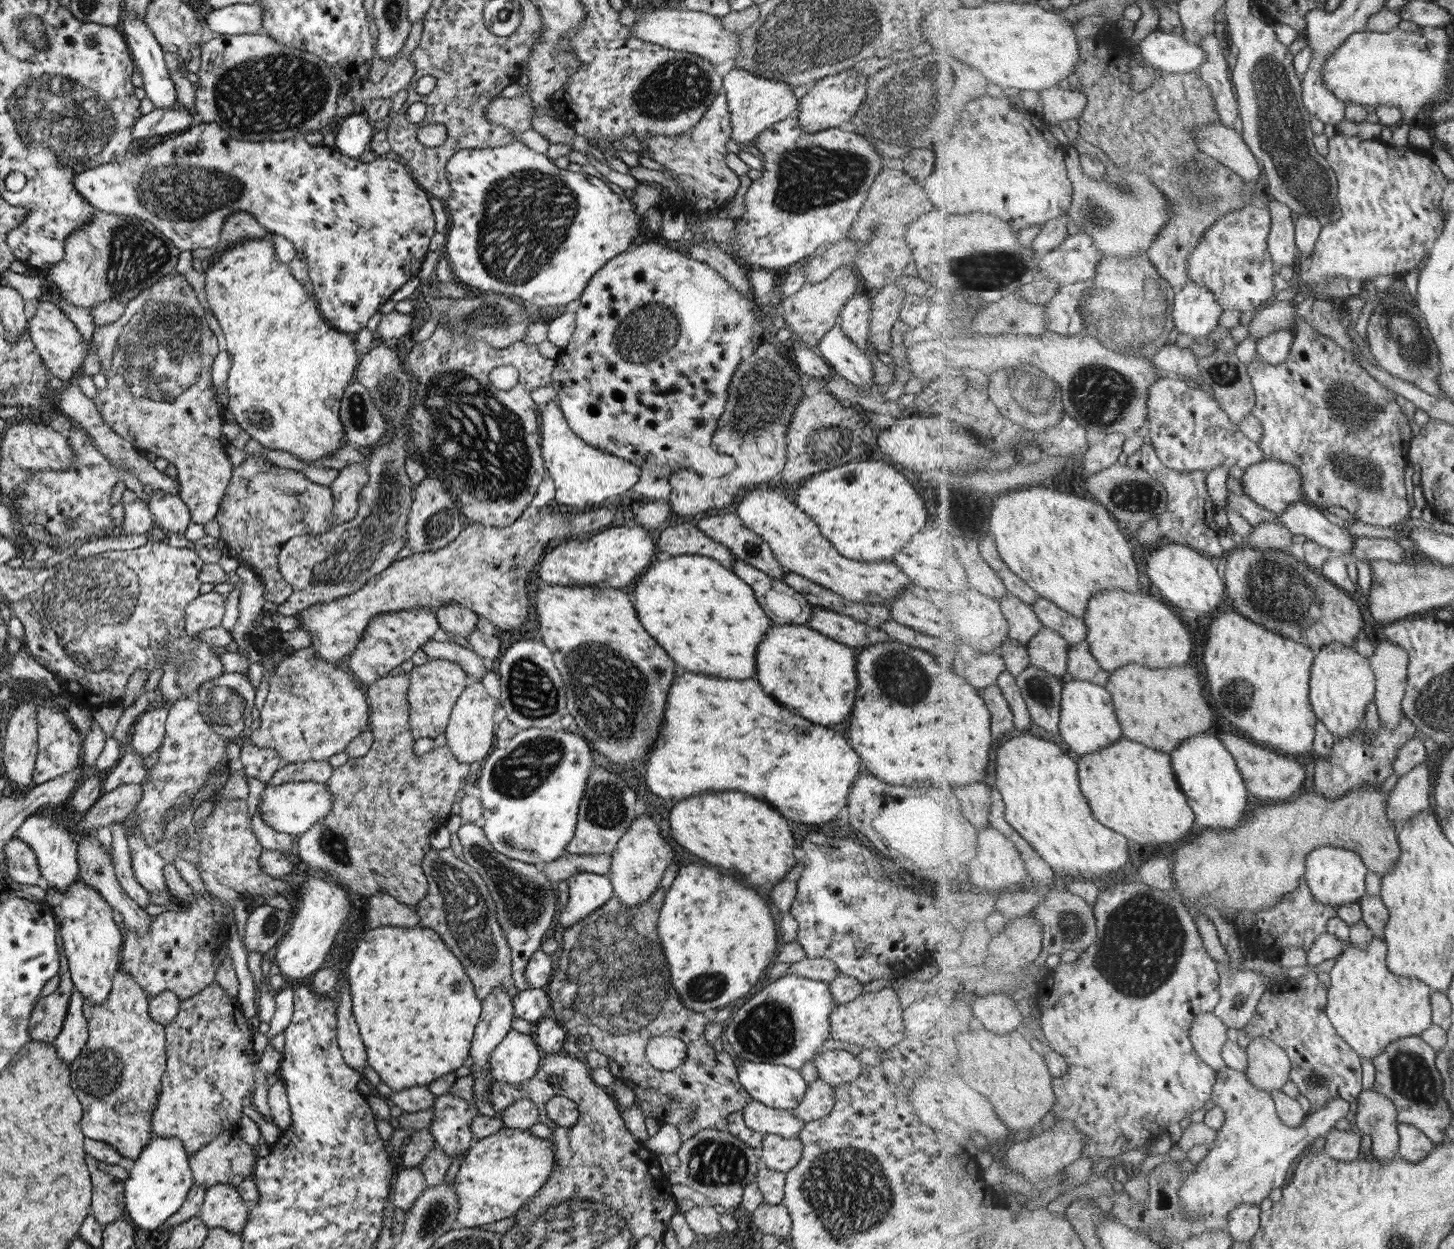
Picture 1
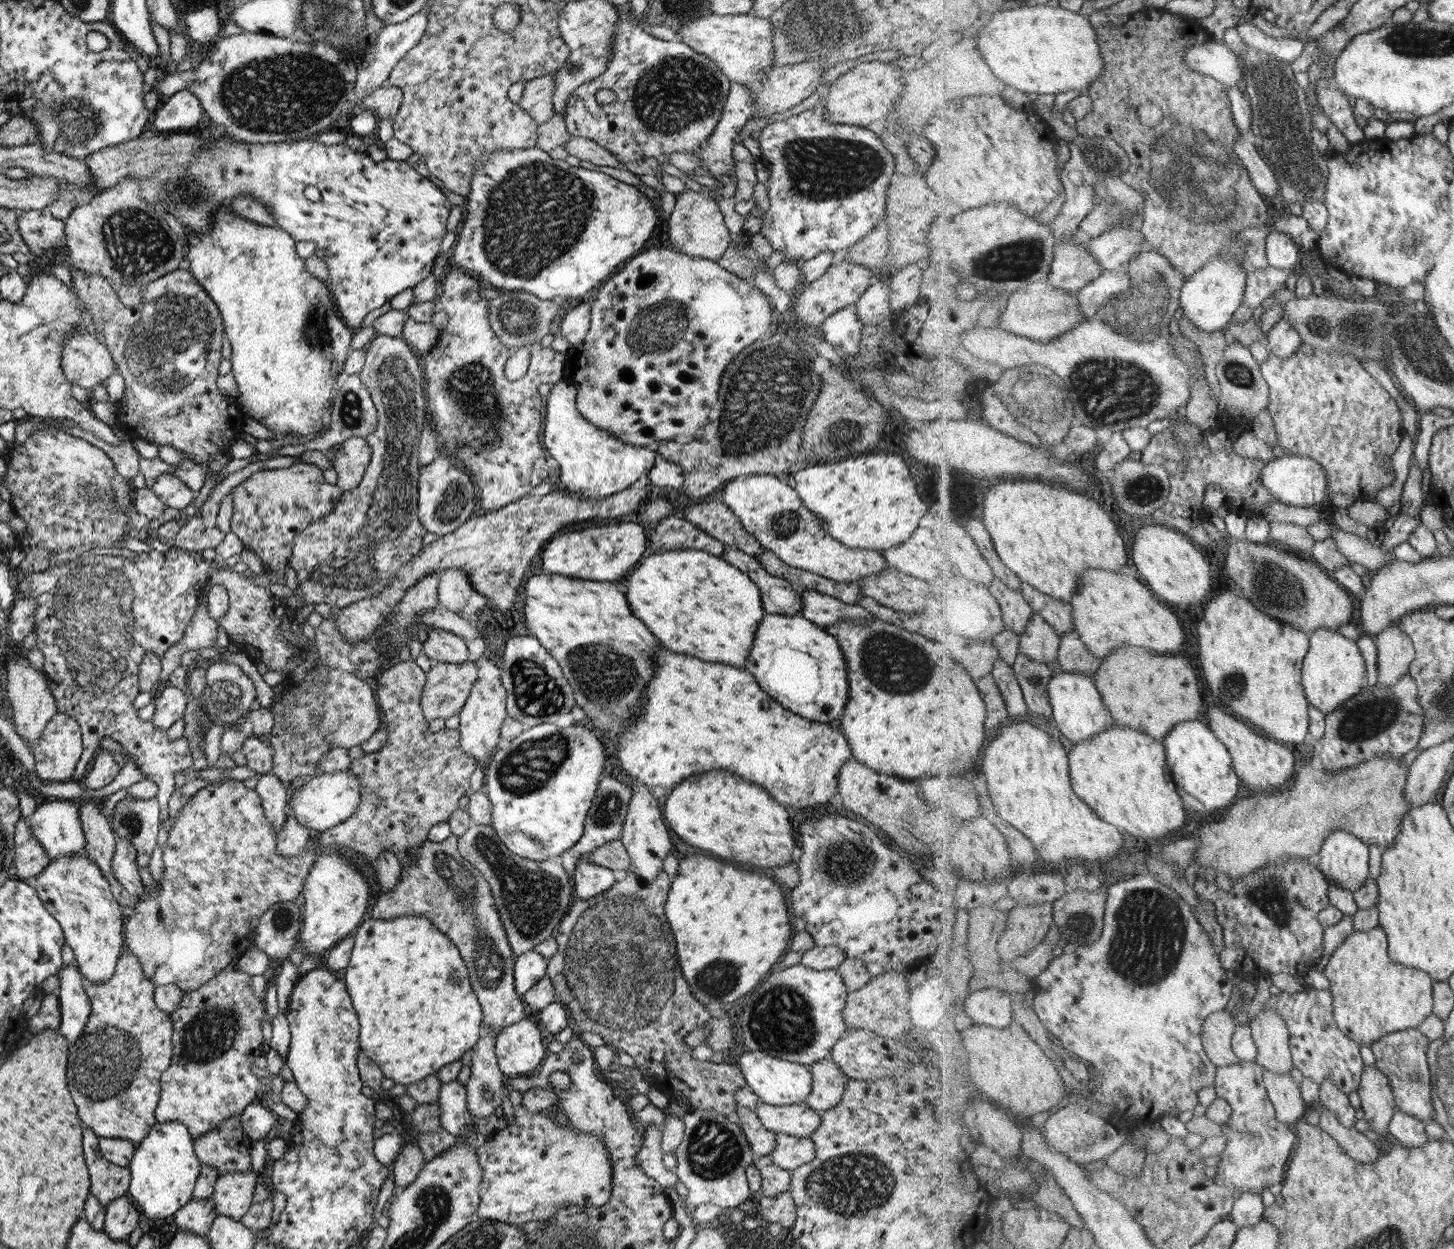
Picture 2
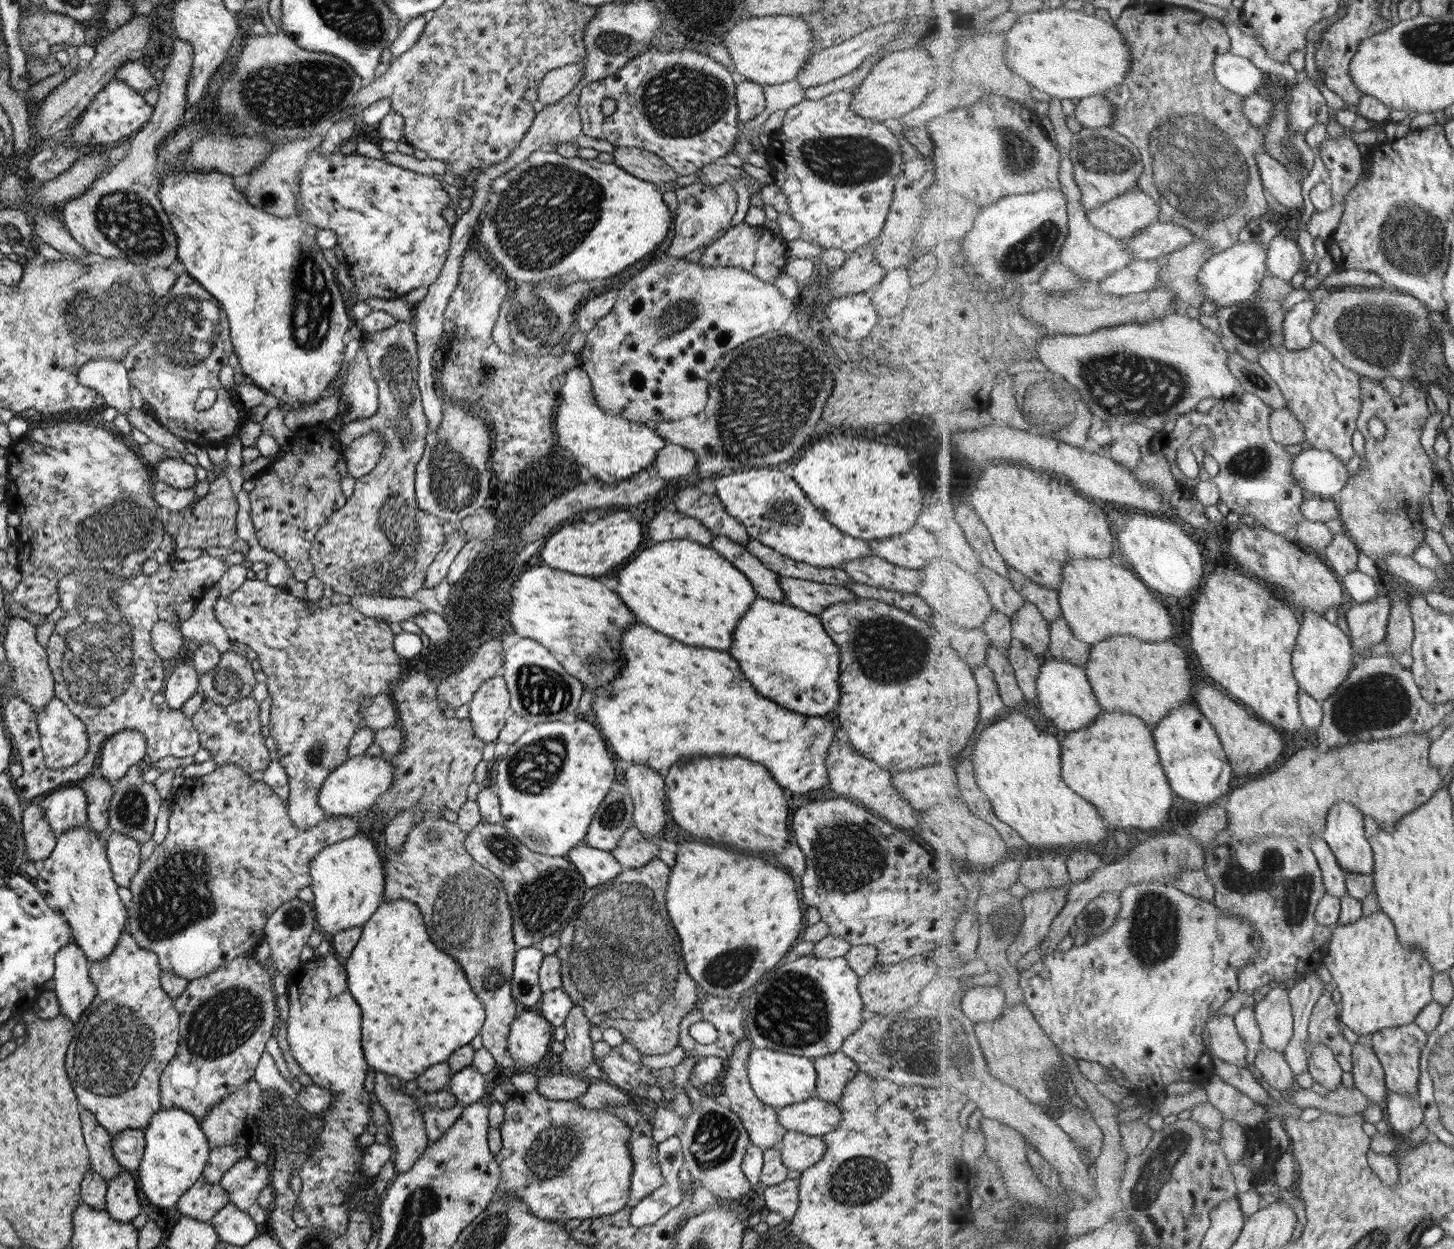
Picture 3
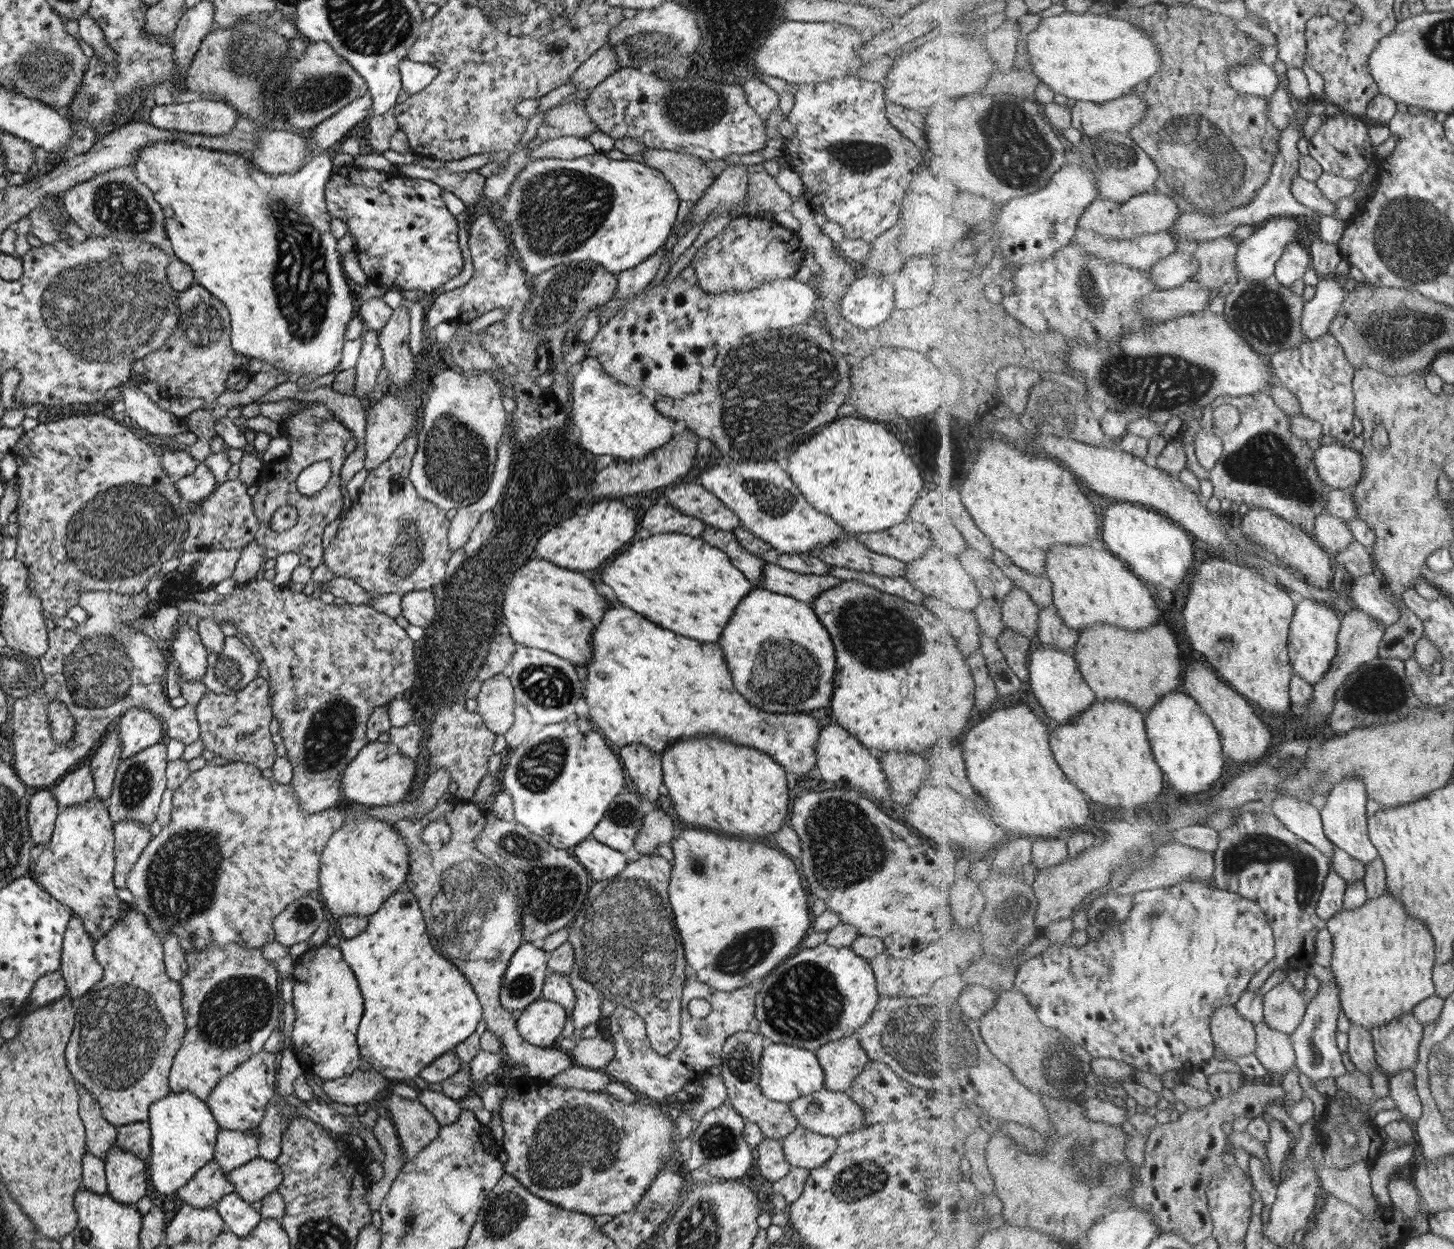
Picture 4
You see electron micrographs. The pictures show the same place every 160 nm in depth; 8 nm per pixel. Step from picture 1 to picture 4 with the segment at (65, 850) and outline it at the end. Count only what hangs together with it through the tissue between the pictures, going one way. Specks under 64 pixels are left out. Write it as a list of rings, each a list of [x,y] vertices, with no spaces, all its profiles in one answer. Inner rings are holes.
[[[83,764],[80,768],[69,771],[51,787],[52,795],[57,801],[57,810],[83,804],[94,794],[94,782],[90,766]]]

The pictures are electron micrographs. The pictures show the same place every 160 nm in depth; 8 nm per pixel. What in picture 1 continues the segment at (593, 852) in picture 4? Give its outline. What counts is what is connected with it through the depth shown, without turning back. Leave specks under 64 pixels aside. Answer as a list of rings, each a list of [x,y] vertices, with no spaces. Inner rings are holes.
[[[576,872],[565,881],[568,888],[567,902],[557,915],[558,923],[563,927],[584,919],[613,895],[607,874]]]

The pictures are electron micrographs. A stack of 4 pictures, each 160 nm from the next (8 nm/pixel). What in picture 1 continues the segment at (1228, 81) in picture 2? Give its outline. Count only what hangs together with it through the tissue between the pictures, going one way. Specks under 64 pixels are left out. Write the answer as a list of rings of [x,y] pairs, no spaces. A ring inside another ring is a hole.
[[[1155,32],[1143,40],[1143,46],[1137,46],[1137,52],[1143,56],[1143,61],[1171,74],[1193,74],[1201,65],[1207,63],[1207,52],[1197,44],[1191,44],[1185,37]]]

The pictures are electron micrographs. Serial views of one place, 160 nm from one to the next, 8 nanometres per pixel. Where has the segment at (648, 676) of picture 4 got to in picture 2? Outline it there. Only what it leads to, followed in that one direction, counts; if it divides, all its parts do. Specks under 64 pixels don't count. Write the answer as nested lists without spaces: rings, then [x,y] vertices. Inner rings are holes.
[[[661,646],[657,650],[657,654],[655,654],[655,672],[653,672],[653,676],[646,684],[642,694],[642,713],[638,716],[638,719],[635,719],[628,727],[622,730],[622,735],[618,736],[616,745],[617,758],[621,768],[632,778],[639,779],[649,787],[659,786],[659,788],[670,792],[678,782],[681,782],[687,776],[691,776],[695,770],[699,774],[699,772],[707,772],[707,770],[714,771],[725,768],[725,770],[729,770],[733,774],[741,774],[741,779],[749,780],[749,782],[759,784],[761,788],[765,788],[769,792],[769,796],[773,800],[777,800],[781,806],[788,804],[789,806],[795,806],[795,808],[808,808],[809,812],[814,810],[814,806],[823,806],[836,793],[839,767],[852,756],[845,737],[833,730],[829,722],[818,723],[789,712],[768,694],[761,692],[759,686],[755,684],[755,680],[747,672],[743,672],[739,668],[733,668],[733,666],[727,666],[727,664],[711,664],[711,662],[695,660],[691,656],[675,654],[675,652],[669,652],[669,650],[661,648]]]

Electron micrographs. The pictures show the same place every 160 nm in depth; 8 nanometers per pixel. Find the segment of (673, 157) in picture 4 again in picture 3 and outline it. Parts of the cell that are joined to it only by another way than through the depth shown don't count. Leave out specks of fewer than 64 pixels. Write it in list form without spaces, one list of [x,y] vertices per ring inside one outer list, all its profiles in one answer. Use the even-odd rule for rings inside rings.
[[[614,147],[608,153],[613,156],[615,166],[652,185],[662,186],[666,191],[674,192],[673,182],[679,174],[651,151],[633,147]]]

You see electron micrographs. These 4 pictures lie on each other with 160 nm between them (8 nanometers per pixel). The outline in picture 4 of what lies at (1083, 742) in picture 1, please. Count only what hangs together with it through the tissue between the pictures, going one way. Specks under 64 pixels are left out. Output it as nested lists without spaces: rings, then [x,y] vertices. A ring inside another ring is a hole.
[[[1039,644],[1030,654],[1030,687],[1045,713],[1054,724],[1065,724],[1090,709],[1098,696],[1085,680],[1073,654],[1056,649],[1053,645]]]

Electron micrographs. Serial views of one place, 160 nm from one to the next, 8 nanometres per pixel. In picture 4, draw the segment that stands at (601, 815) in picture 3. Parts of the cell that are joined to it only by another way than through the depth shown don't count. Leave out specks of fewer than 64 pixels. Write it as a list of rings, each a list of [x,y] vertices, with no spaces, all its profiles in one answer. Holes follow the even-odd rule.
[[[636,792],[618,794],[591,831],[591,836],[617,852],[631,855],[634,838],[641,828],[641,799]]]

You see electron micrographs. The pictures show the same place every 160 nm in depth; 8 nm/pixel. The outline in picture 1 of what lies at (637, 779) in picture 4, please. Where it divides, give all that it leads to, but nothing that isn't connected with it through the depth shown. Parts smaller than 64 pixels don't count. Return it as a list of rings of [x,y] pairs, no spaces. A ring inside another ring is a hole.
[[[641,814],[632,820],[610,854],[611,864],[607,876],[613,895],[620,898],[622,907],[631,908],[647,900],[659,886],[663,870],[671,863],[673,852],[671,852],[669,844],[663,840],[663,836],[659,836],[657,832],[659,832],[659,828],[655,826],[655,821],[649,815]]]

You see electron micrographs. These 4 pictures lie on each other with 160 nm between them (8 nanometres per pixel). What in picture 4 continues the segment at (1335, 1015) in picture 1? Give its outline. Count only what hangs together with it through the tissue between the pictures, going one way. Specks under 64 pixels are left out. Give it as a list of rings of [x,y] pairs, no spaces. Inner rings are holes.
[[[1389,891],[1355,910],[1344,909],[1328,920],[1327,928],[1335,941],[1332,967],[1341,987],[1342,1010],[1351,1025],[1363,1026],[1370,1031],[1411,1014],[1422,1000],[1436,994],[1434,965],[1436,940],[1430,928],[1417,917],[1412,917],[1401,899]]]

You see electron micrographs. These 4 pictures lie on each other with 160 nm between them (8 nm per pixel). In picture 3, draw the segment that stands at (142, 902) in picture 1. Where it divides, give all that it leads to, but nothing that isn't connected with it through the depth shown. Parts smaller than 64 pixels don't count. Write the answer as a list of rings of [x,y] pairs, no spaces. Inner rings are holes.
[[[111,832],[105,844],[106,857],[117,886],[128,888],[131,877],[138,869],[140,844],[121,833]]]

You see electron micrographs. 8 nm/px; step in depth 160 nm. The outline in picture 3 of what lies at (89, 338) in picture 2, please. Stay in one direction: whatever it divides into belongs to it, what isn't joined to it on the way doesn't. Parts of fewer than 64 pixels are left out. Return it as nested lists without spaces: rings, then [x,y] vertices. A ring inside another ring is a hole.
[[[98,358],[86,362],[78,370],[78,381],[83,386],[95,389],[96,394],[103,397],[103,407],[111,406],[121,414],[126,414],[132,407],[129,379],[125,367],[119,360]]]

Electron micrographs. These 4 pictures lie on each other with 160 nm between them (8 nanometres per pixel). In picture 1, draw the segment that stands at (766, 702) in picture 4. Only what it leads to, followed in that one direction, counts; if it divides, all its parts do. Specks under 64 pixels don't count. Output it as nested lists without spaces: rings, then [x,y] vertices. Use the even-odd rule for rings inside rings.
[[[772,623],[755,652],[755,674],[767,692],[789,712],[816,725],[830,727],[847,720],[857,686],[856,653],[805,625]]]

